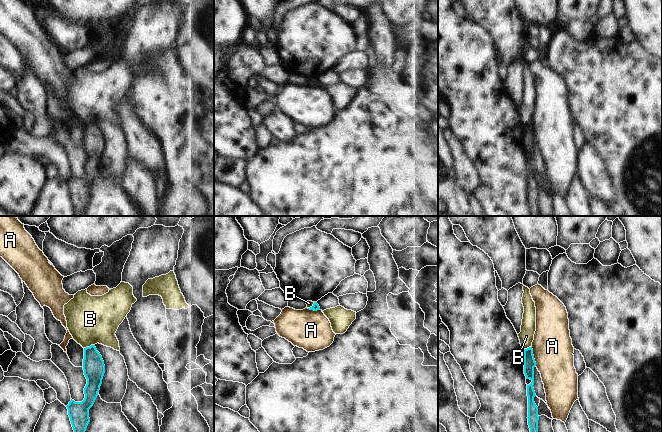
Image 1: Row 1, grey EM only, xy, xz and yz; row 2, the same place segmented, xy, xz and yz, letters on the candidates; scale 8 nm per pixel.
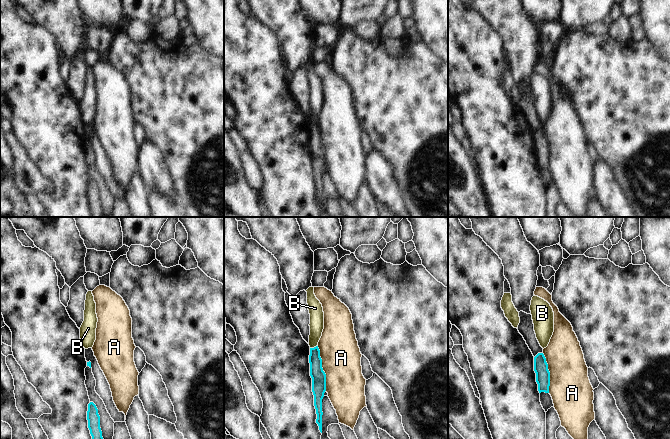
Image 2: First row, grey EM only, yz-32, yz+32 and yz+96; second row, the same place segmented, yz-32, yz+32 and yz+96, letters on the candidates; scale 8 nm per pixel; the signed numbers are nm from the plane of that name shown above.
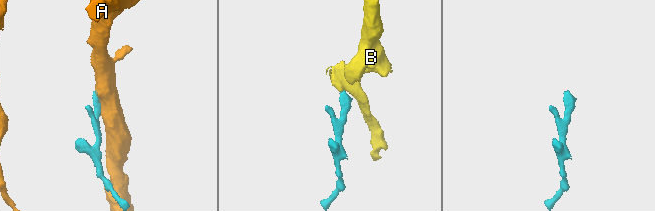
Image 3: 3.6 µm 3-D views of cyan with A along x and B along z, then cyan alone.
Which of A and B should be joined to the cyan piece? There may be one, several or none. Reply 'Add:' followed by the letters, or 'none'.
Add: none

